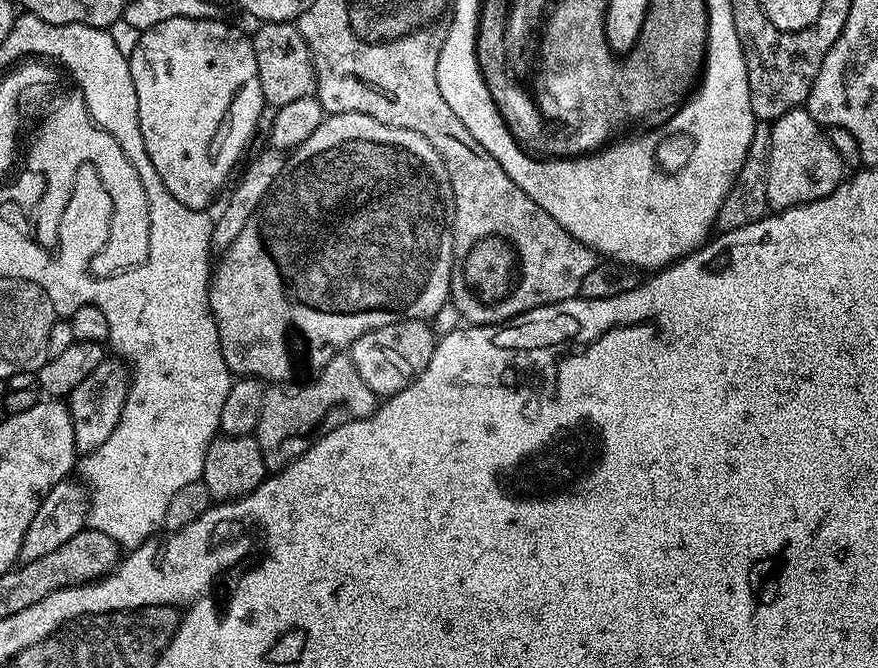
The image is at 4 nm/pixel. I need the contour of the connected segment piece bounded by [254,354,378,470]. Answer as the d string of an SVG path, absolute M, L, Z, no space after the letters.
M348 354L330 358L330 362L326 362L326 366L307 382L276 382L265 387L262 414L258 418L258 426L254 433L262 450L265 469L279 470L287 464L293 464L321 436L351 420L364 420L370 413L375 412L377 407L376 393L370 390L370 386L366 386L366 382L362 382L358 370L354 370L351 355Z

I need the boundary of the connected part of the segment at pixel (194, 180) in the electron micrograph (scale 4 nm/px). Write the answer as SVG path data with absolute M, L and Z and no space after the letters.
M166 18L158 26L143 29L132 52L130 48L127 53L130 78L134 78L134 90L138 94L138 122L146 142L146 154L150 154L154 170L166 182L166 190L178 202L201 210L209 207L207 204L215 198L216 191L227 182L248 139L256 132L260 115L266 112L251 39L226 20Z

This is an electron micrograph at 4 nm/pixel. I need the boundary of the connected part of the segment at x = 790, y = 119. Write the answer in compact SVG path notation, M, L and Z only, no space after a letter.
M807 107L791 108L770 125L765 190L769 209L793 208L796 204L821 200L845 179L846 166L838 158L838 150L834 150L827 131L808 113Z

